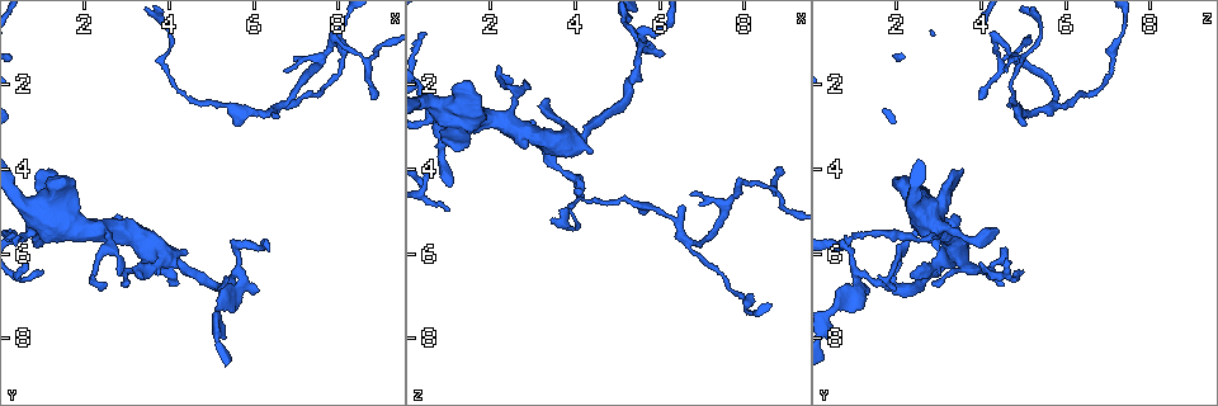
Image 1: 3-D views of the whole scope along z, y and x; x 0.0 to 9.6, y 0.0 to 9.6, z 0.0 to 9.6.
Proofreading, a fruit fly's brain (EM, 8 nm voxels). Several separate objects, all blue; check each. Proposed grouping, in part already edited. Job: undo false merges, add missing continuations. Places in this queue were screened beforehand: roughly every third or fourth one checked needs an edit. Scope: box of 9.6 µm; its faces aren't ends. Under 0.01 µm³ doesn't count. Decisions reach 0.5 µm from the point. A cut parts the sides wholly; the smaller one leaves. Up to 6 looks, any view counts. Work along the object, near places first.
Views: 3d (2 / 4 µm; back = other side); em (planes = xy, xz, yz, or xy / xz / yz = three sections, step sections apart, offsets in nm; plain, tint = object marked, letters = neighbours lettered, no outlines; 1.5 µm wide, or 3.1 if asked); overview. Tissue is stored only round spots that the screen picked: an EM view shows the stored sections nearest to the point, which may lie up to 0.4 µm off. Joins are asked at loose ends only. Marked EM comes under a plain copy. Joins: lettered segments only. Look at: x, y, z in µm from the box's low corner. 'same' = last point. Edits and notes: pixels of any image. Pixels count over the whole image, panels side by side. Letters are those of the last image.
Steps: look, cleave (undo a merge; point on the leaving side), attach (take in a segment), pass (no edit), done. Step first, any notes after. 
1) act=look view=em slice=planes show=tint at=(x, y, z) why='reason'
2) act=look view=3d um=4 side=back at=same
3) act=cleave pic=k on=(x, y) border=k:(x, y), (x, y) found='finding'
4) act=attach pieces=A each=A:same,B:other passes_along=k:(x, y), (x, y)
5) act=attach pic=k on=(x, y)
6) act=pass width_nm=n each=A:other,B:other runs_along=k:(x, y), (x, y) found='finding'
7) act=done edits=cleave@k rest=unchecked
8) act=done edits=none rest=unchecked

act=look view=3d um=4 at=(4.00, 0.95, 5.30) why='sharp bend'

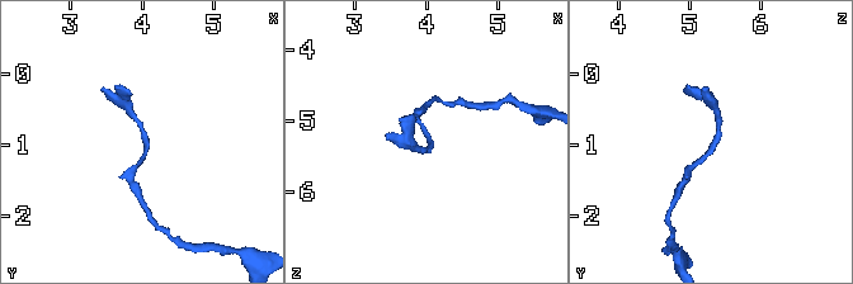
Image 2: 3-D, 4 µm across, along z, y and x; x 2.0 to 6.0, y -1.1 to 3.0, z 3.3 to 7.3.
act=look view=em slice=xy step=8 show=tint at=(4.05, 0.95, 5.40) why='shape alone is not enough'

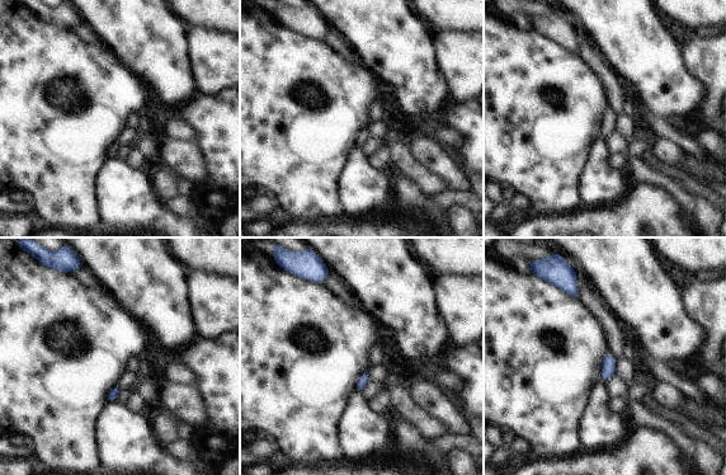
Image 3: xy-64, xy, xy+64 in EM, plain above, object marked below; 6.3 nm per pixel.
act=look view=em slice=xy step=8 show=letters at=same why='what lies round it'

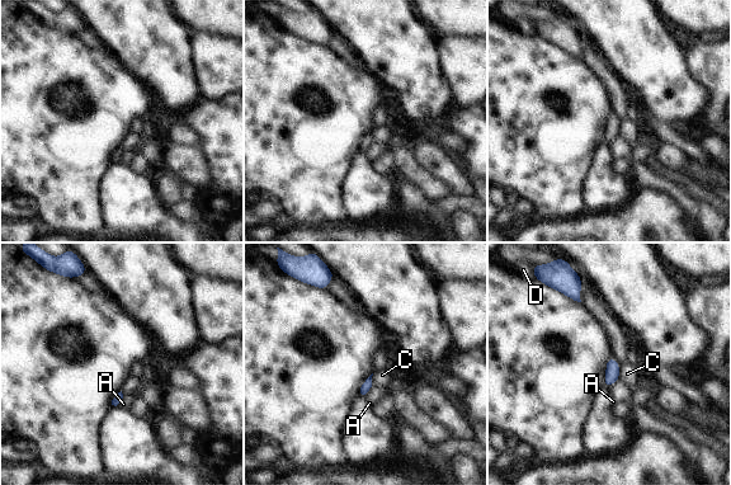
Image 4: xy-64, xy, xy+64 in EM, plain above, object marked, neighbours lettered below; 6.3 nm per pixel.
act=pass each=A:other,C:other,D:other border=4:(618, 378), (608, 387) found='one cell here'

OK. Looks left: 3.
act=look view=3d um=2 at=(2.80, 6.50, 1.95) why='an open end'

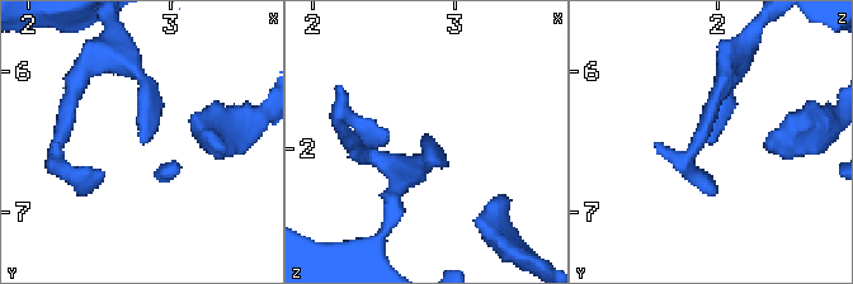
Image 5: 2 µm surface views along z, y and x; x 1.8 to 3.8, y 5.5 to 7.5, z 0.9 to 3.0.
act=look view=em slice=xz step=4 show=letters at=(2.82, 6.52, 1.94) why='now the EM'

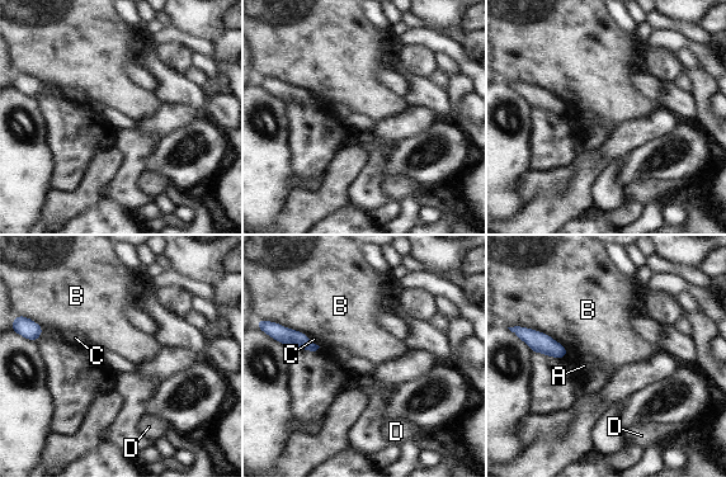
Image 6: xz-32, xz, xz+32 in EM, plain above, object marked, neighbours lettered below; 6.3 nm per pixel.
act=look view=em slice=yz step=4 show=letters at=same

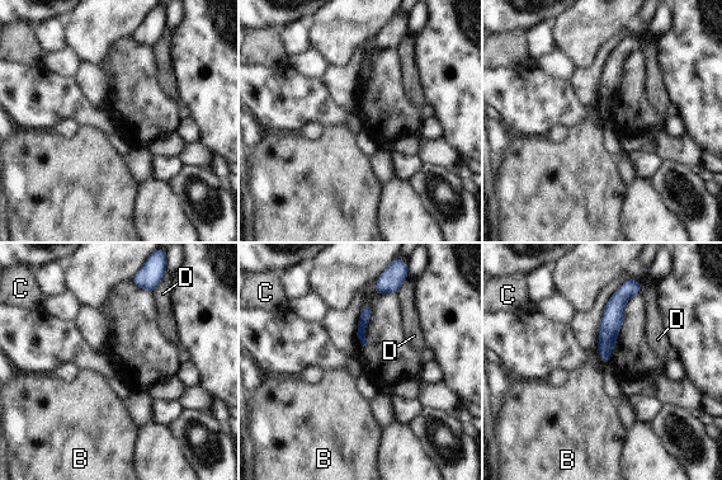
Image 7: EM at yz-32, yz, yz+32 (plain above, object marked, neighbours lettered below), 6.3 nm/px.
act=pass each=B:other,C:other,D:other border=7:(598, 351), (599, 358), (604, 365) found='none of them fits'

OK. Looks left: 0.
act=done edits=none rest=unchecked

